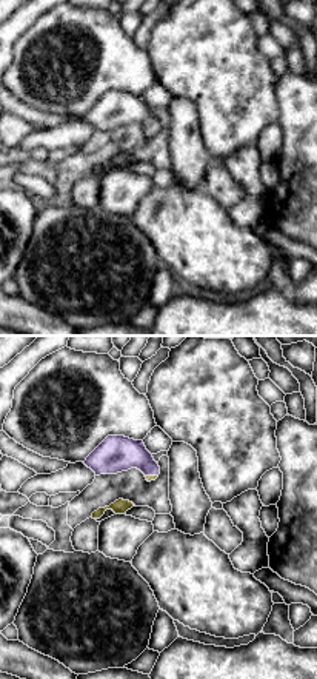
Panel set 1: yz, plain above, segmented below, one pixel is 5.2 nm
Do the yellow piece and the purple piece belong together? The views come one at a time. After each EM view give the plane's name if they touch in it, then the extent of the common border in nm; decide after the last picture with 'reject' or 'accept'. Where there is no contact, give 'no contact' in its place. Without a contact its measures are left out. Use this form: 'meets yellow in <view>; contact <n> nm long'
meets yellow in yz; contact 70 nm long

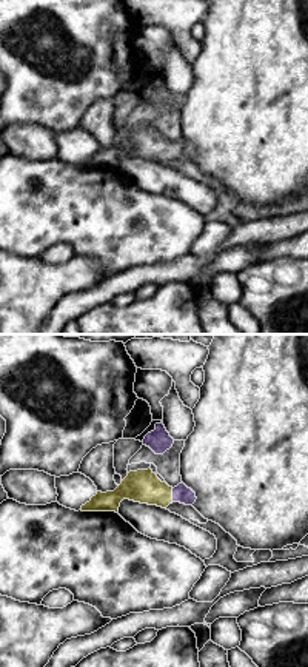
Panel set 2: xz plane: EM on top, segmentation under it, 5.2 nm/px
meets yellow in xz; contact 70 nm long

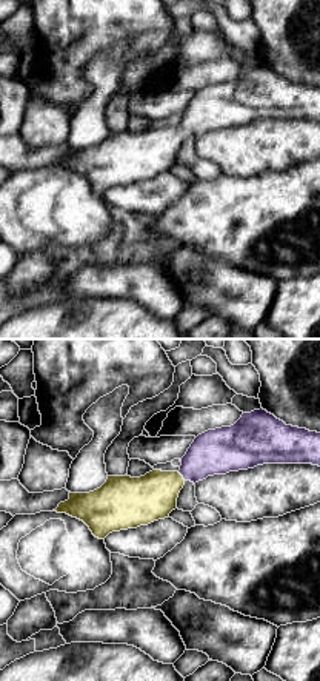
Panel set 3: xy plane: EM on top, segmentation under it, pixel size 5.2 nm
meets yellow in xy; contact 60 nm long

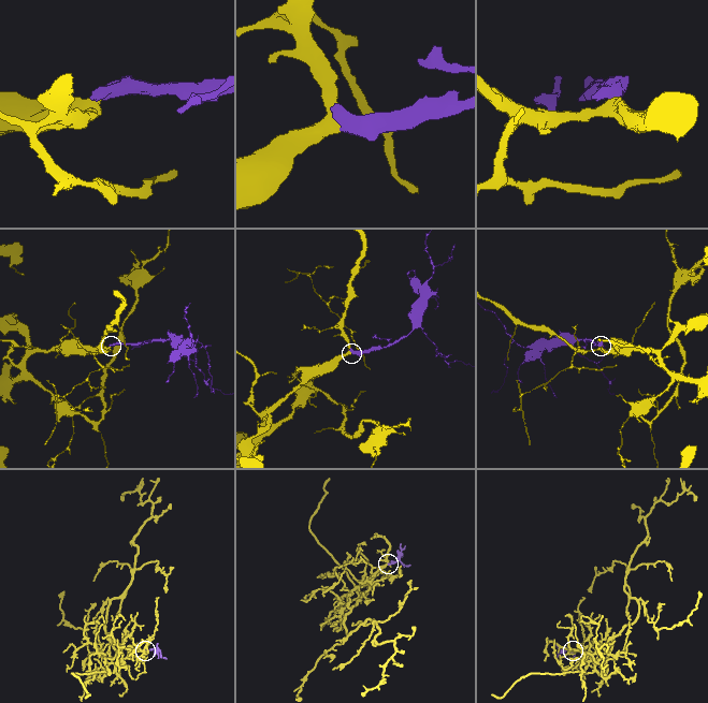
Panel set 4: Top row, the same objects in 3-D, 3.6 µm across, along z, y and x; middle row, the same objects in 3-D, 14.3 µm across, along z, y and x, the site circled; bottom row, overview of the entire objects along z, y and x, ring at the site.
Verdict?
accept

